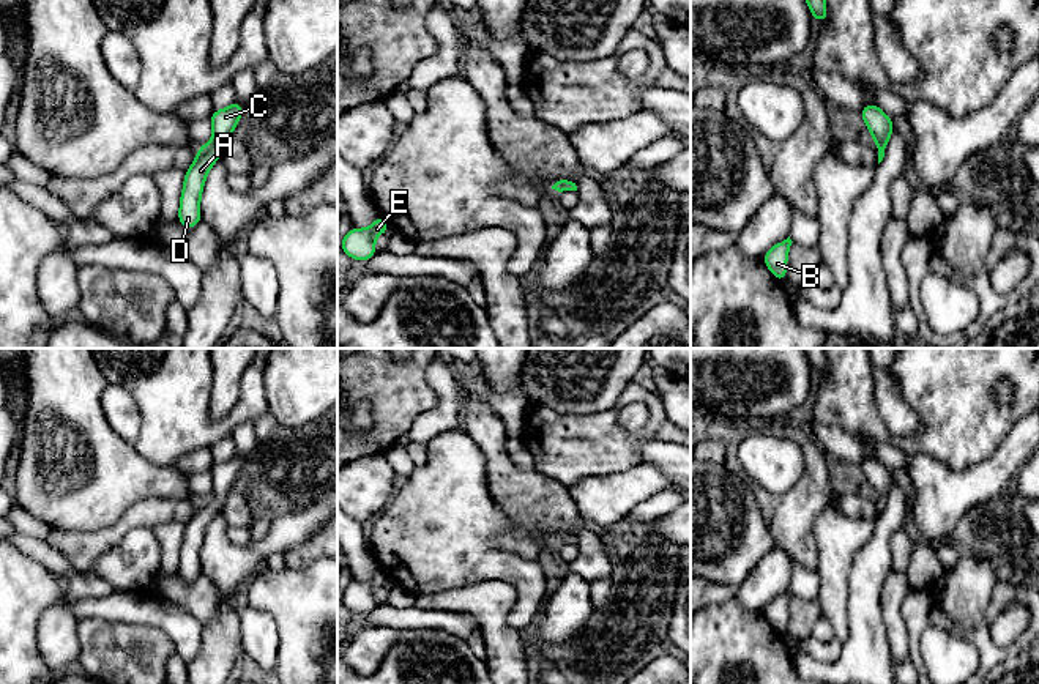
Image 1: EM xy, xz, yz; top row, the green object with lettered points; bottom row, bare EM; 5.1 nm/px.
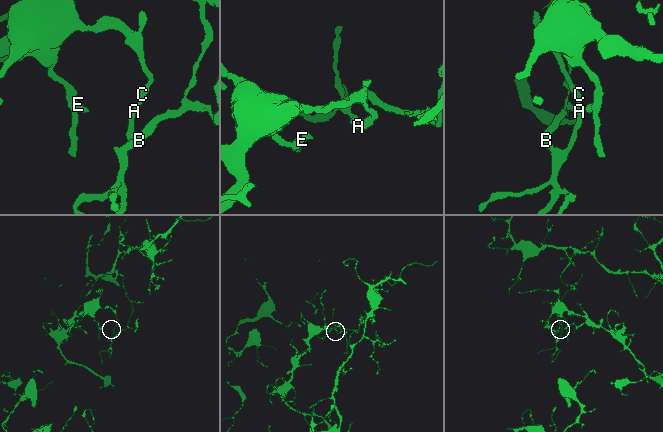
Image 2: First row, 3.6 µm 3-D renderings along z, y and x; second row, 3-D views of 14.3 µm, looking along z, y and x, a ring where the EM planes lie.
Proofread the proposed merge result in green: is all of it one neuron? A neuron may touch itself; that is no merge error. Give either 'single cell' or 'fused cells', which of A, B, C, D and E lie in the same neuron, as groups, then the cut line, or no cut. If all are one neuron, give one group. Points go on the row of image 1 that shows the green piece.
single cell; A B C D E; no cut

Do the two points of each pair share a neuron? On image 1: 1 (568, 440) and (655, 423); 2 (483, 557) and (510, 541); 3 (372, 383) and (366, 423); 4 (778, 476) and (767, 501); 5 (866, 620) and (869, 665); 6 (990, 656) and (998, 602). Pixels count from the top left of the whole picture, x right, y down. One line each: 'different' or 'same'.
1: same
2: different
3: different
4: different
5: same
6: same

